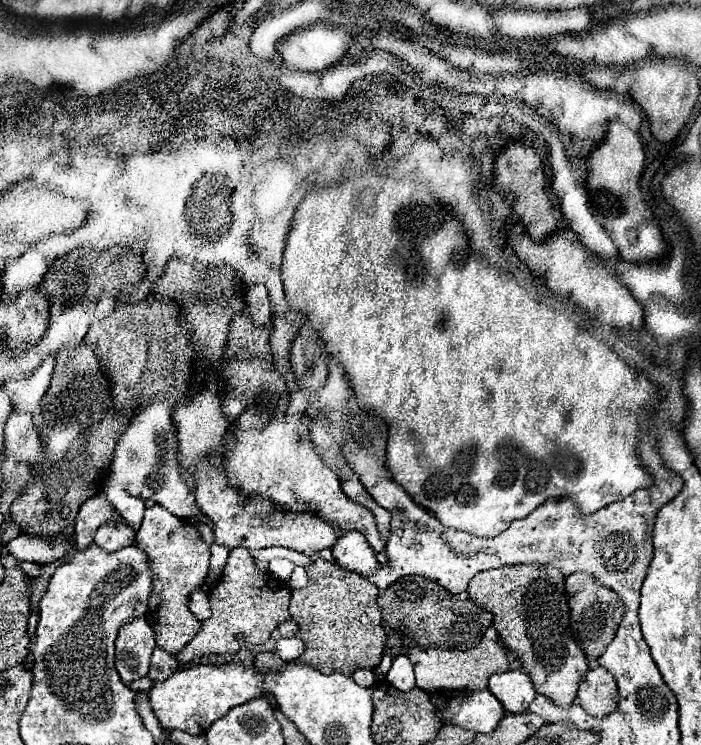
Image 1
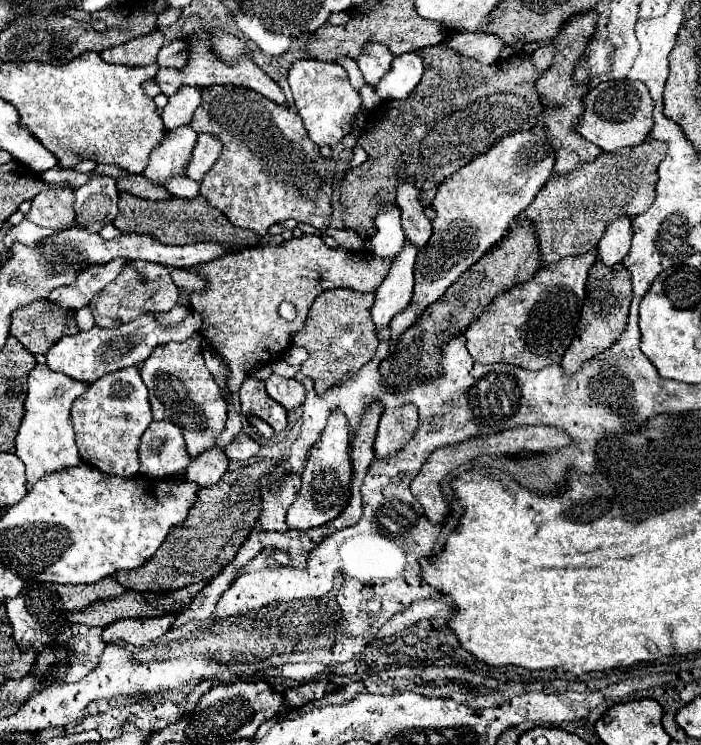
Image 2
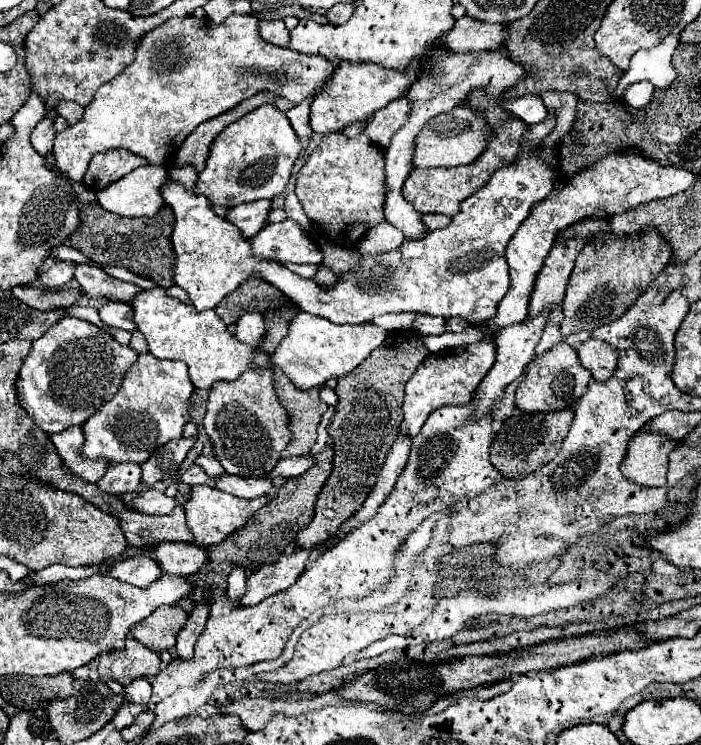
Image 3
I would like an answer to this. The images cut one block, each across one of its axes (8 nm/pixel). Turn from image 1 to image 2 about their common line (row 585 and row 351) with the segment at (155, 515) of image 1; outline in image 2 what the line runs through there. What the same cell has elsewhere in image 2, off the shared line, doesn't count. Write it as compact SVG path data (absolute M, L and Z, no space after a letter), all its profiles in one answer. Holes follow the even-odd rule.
M192 334L182 344L170 342L154 348L142 364L140 374L148 386L148 400L152 404L154 420L170 420L182 426L190 456L196 456L216 444L216 436L224 430L228 402L224 402L220 388L204 366L200 334Z

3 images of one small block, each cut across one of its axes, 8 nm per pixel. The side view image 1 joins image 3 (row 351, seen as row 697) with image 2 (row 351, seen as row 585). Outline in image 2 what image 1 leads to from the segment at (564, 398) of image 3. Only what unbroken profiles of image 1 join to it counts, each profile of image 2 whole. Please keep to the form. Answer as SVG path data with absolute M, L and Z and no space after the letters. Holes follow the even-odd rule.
M590 250L578 258L562 258L554 266L546 266L546 270L540 266L524 286L514 286L514 290L508 290L502 296L498 294L498 298L480 314L478 322L472 322L466 328L464 338L468 352L480 364L508 362L524 370L540 370L552 362L560 362L574 338L574 328L586 298L588 268L596 258L598 252Z

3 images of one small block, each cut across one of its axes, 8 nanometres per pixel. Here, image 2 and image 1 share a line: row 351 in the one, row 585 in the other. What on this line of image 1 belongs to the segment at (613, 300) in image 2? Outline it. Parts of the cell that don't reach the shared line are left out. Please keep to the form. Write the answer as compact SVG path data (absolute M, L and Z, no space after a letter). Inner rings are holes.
M584 572L570 574L566 578L566 592L568 592L568 604L570 604L572 628L574 628L572 634L576 638L576 644L584 648L588 660L596 660L606 650L610 640L616 636L616 630L622 622L626 606L622 604L618 594L614 594L600 580L594 580L594 576Z

